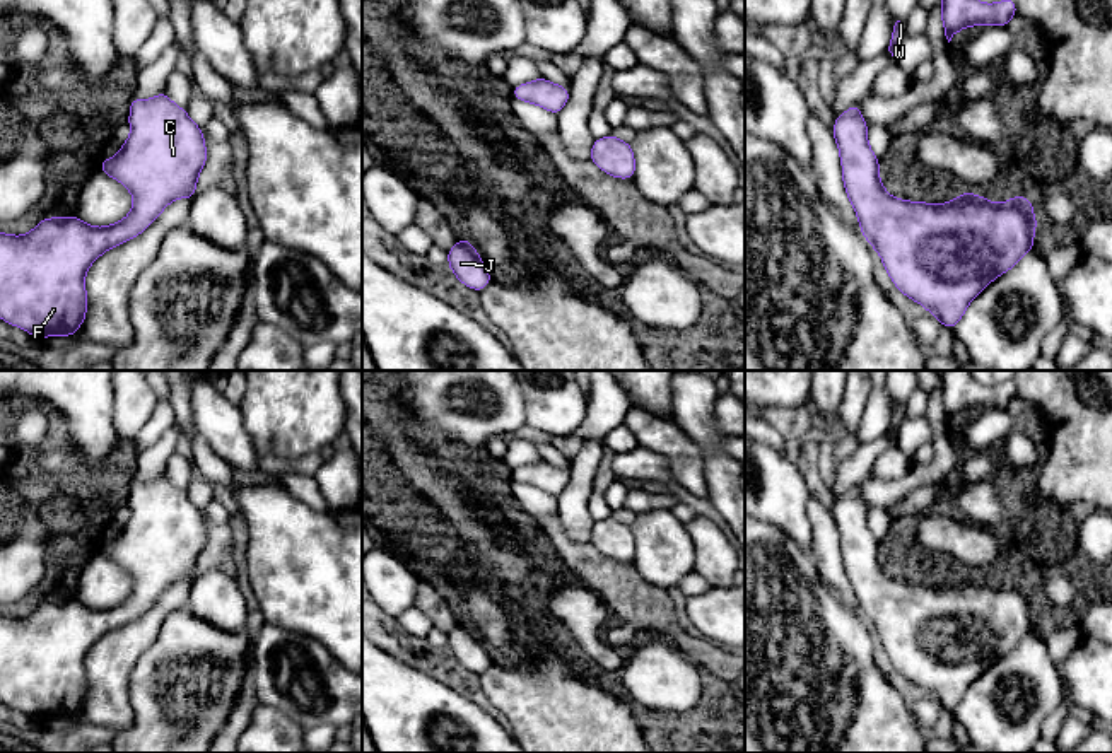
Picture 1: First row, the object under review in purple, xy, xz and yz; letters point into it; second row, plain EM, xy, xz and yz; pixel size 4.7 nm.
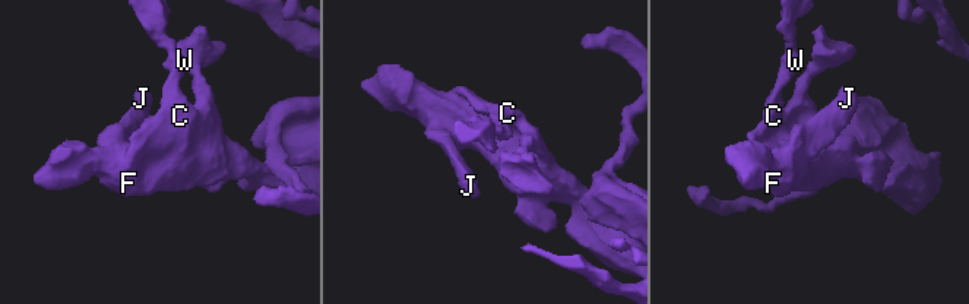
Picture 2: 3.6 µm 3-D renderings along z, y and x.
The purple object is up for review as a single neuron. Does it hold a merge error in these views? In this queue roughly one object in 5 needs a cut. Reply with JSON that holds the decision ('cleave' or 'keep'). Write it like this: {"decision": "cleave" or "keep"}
{"decision": "keep"}

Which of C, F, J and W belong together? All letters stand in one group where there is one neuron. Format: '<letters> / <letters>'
C F J W

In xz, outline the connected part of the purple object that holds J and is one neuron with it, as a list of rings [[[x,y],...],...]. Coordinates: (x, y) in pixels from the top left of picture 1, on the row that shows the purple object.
[[[465,236],[448,249],[448,265],[463,285],[477,292],[483,290],[492,282],[480,254]]]

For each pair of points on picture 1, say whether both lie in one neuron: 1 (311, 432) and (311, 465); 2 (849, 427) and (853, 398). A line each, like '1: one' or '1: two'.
1: two
2: one

